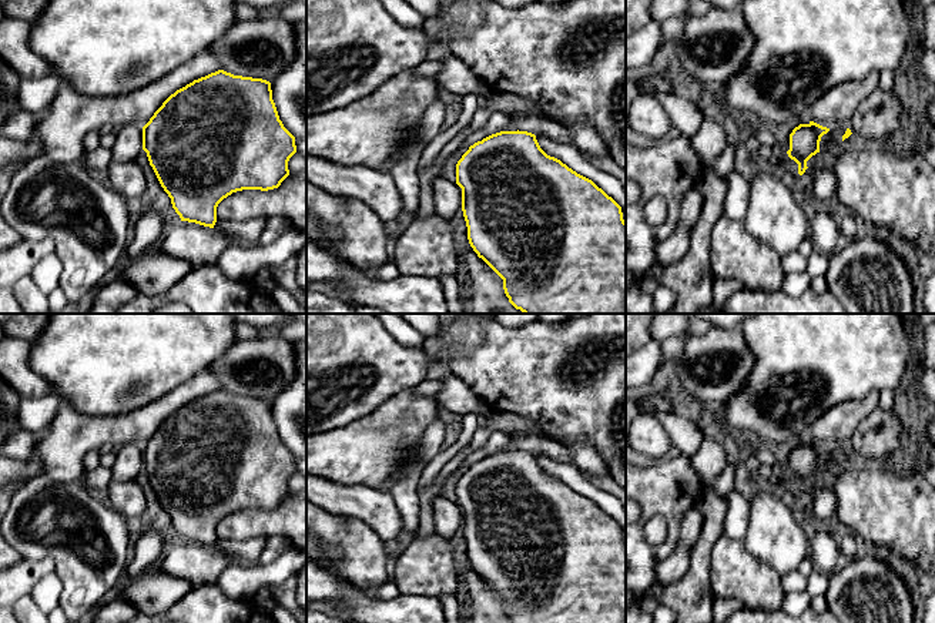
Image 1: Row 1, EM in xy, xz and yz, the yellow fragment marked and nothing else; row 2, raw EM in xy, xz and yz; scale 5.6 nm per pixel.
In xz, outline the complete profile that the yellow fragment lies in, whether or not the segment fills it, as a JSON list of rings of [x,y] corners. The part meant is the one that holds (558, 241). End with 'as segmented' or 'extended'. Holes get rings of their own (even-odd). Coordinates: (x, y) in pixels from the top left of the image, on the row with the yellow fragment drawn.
[[[500,131],[475,143],[456,164],[456,184],[462,188],[462,211],[473,251],[502,279],[509,302],[523,314],[626,314],[626,221],[621,207],[592,180],[577,174],[560,160],[547,155],[536,135],[527,131]]]; as segmented

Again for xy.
[[[218,70],[162,103],[143,127],[143,150],[181,221],[214,228],[218,204],[232,192],[278,188],[296,145],[279,120],[269,81]]]; as segmented

